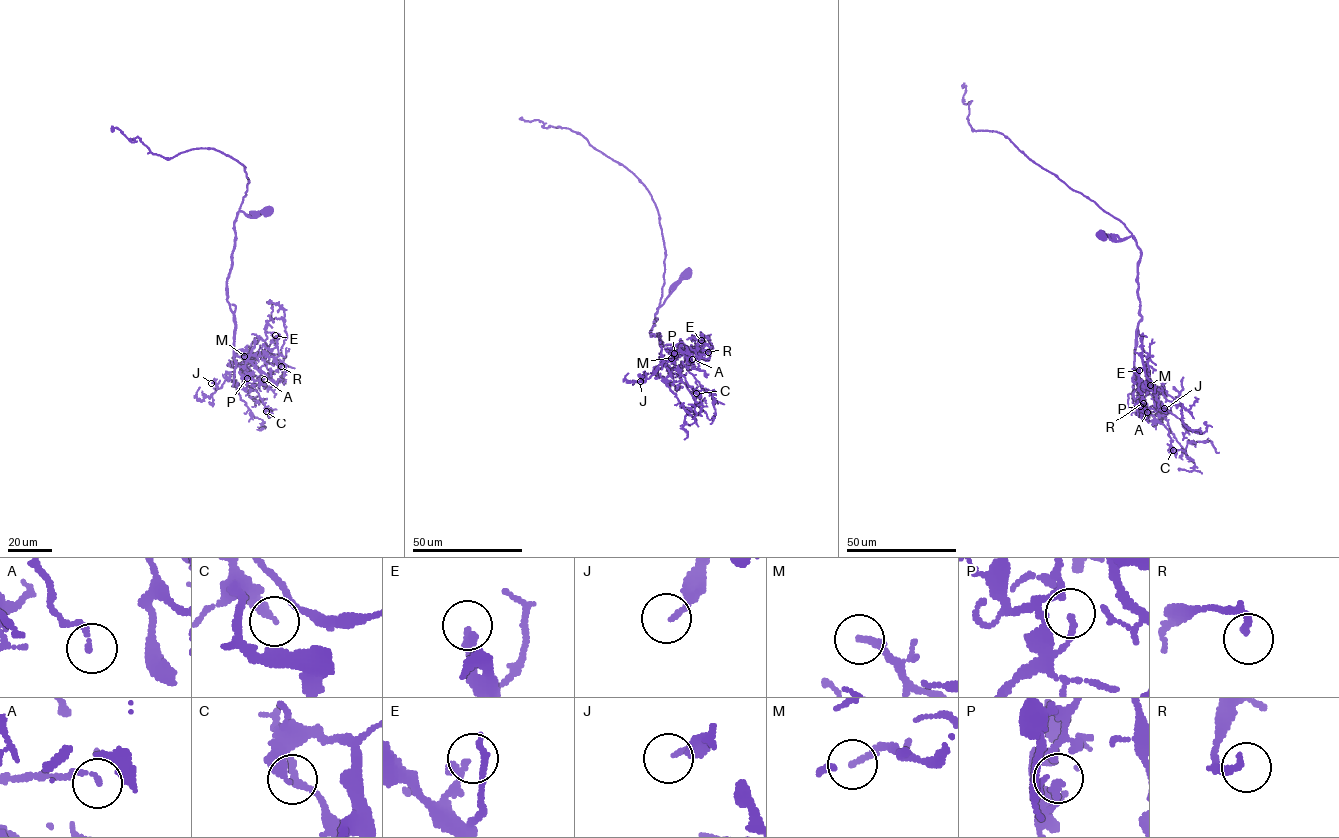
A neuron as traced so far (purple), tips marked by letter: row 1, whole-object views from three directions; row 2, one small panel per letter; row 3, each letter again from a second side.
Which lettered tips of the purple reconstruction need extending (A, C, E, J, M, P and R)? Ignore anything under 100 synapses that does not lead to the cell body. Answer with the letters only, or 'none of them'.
none of them

